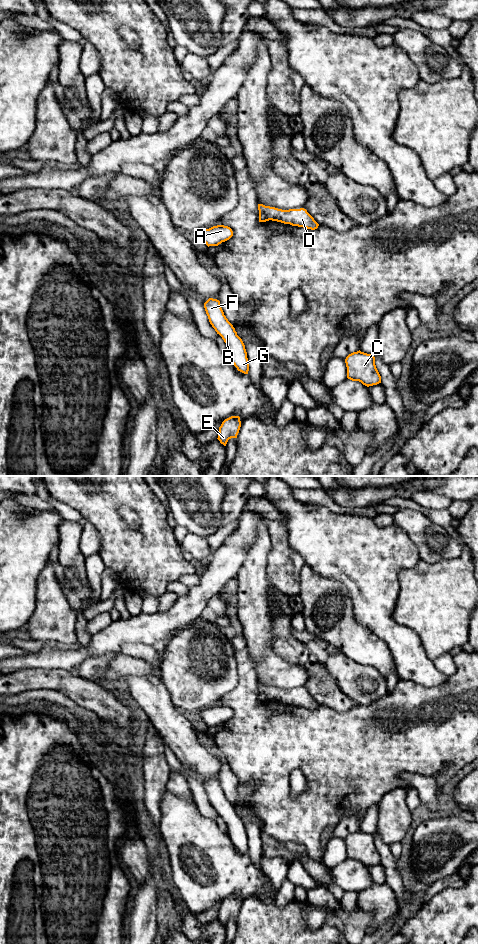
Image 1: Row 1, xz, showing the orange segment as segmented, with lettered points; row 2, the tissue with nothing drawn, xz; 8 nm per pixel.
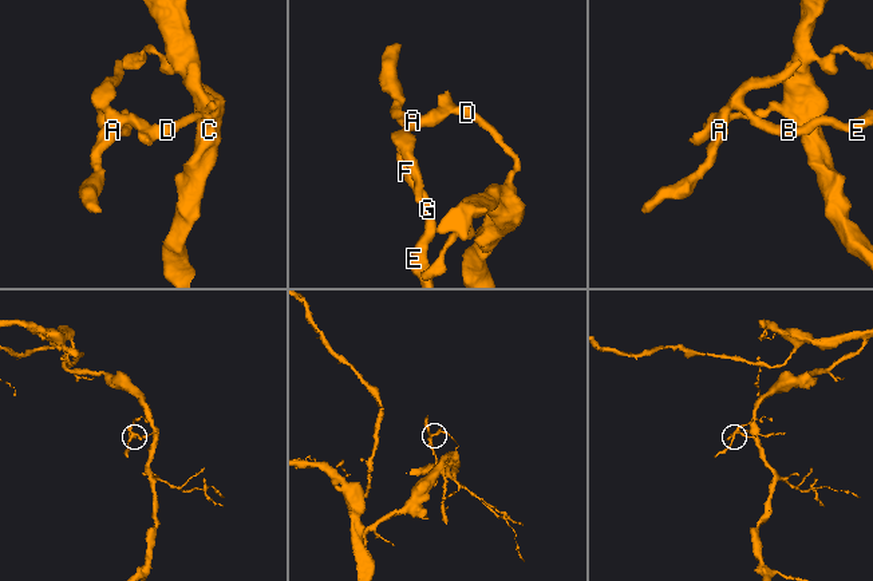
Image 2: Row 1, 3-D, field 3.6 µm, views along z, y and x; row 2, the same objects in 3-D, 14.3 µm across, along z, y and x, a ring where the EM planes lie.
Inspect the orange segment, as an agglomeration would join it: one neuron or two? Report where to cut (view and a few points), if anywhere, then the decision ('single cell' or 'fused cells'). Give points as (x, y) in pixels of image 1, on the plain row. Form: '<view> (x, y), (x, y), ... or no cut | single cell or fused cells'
xz (259, 691), (264, 693), (269, 699) | fused cells

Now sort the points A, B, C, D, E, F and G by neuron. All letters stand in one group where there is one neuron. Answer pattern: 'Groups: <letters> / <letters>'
Groups: A B E F G / C D

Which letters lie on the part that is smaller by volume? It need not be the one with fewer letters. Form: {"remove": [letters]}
{"remove": ["A", "B", "E", "F", "G"]}

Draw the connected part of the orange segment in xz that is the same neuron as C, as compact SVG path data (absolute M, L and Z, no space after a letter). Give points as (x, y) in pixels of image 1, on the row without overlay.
M353 832L345 839L347 858L359 861L369 867L381 863L381 856L375 845L375 837L372 834Z

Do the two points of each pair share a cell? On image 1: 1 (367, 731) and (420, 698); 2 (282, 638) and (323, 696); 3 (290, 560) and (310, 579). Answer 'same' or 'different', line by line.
1: same
2: same
3: different

